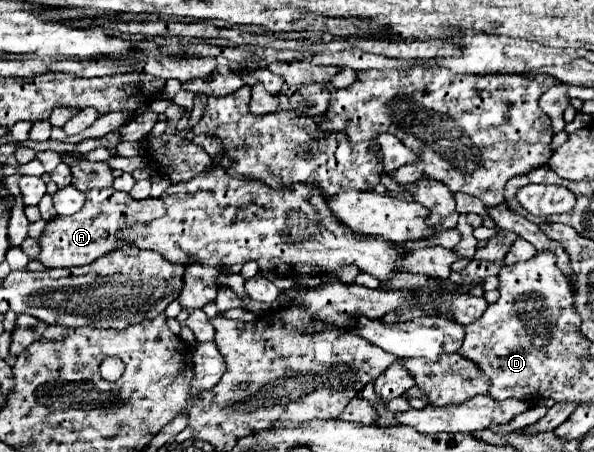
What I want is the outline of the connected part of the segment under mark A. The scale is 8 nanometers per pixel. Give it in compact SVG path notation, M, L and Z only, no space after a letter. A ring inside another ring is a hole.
M114 188L90 190L86 192L86 204L72 216L56 216L48 222L46 232L38 238L40 242L40 262L50 268L66 268L66 266L84 266L94 262L96 258L112 252L118 244L118 230L134 224L134 222L150 222L166 214L164 202L160 198L134 200L126 192L118 192Z

